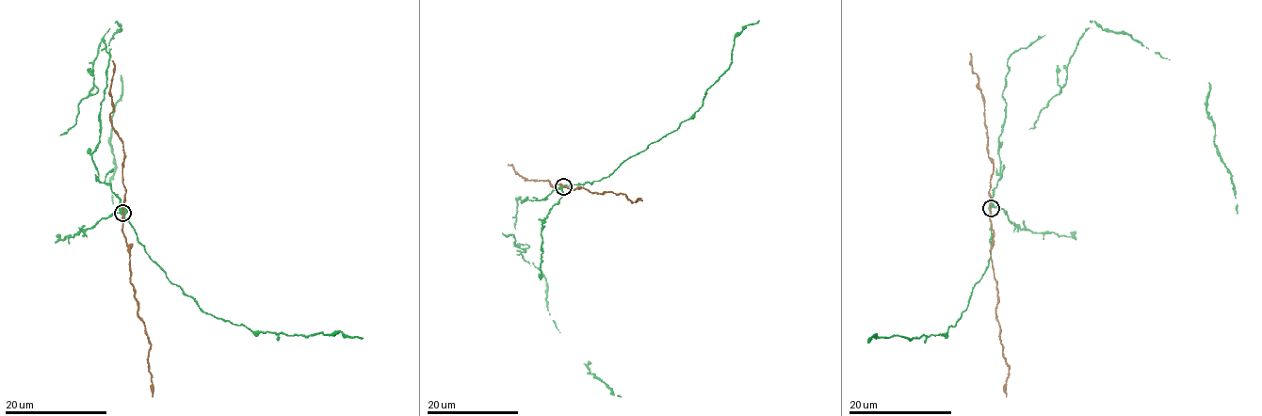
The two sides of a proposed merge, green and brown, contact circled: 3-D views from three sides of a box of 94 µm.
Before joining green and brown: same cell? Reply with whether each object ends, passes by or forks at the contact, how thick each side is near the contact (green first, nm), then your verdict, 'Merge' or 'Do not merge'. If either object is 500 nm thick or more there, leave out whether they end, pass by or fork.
At the ring green passes by. At the ring brown passes by. Thickness 440 nm (green) against 150 nm. Do not merge

